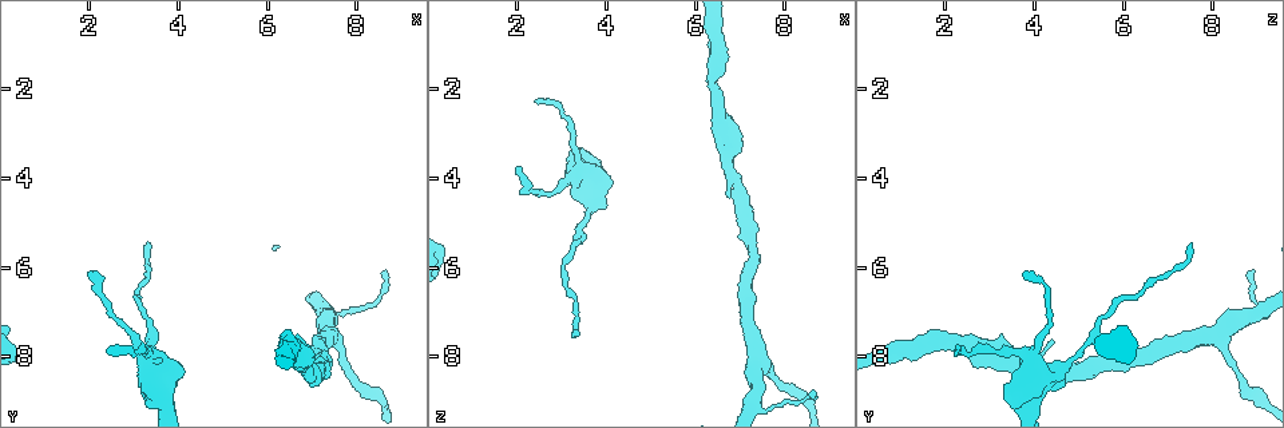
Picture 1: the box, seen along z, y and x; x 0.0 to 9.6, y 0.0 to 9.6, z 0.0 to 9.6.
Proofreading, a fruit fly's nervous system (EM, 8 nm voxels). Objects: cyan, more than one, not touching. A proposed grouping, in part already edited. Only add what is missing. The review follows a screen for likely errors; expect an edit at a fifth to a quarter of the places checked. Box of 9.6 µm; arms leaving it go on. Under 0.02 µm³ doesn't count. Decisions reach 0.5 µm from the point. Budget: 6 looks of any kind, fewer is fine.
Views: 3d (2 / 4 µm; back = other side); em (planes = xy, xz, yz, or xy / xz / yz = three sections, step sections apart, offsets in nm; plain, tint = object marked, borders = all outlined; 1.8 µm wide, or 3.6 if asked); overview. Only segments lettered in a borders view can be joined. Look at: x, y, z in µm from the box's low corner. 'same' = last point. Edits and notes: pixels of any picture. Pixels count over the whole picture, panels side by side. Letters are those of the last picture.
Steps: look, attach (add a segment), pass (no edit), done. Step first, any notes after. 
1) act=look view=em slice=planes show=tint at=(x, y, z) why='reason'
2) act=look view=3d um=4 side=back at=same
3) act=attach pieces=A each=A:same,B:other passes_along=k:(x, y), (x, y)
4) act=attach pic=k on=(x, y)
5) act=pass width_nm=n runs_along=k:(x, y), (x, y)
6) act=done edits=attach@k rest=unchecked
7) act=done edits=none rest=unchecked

act=look view=em slice=planes show=borders at=(3.35, 5.40, 7.50) why='tapers out'

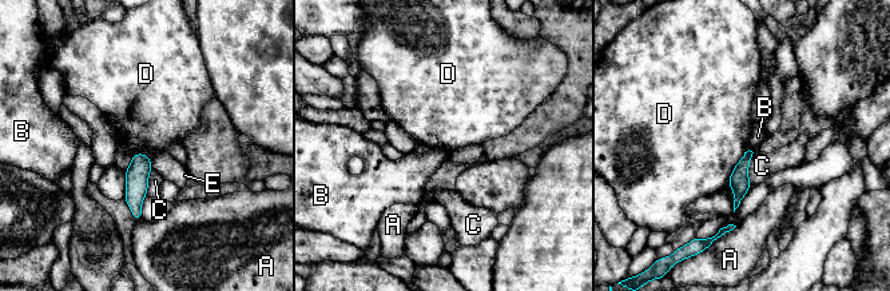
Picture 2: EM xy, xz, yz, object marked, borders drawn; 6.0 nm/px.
act=pass each=A:other,B:other,C:other,D:other,E:other found='no lettered segment goes on from it'

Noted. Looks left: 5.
act=look view=em slice=xz step=16 show=borders at=(2.40, 7.85, 2.20) why='tapers out'

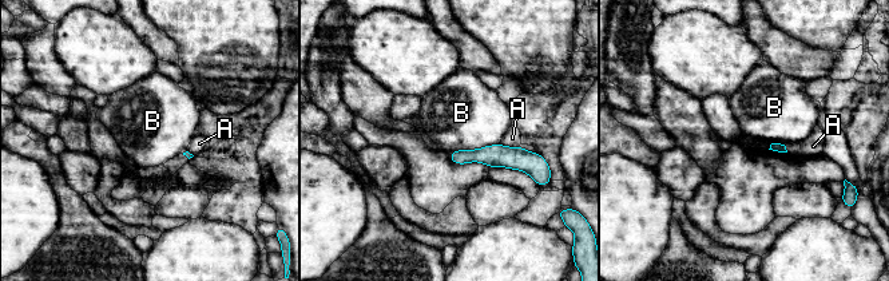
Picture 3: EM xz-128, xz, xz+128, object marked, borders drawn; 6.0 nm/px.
act=pass width_nm=90 each=A:other,B:other found='no lettered segment goes on from it'

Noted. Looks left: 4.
act=look view=3d um=4 at=(2.95, 7.45, 4.20) why='thick turns thin'

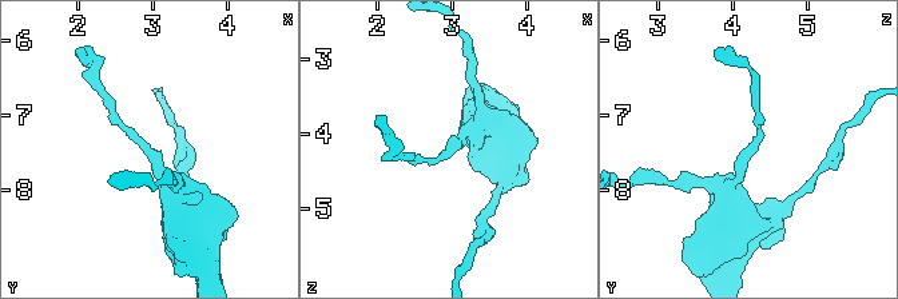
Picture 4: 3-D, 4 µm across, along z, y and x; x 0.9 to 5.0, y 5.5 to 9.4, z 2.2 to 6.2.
act=look view=em slice=yz step=16 show=tint at=(3.00, 7.50, 4.20) why='need the tissue'

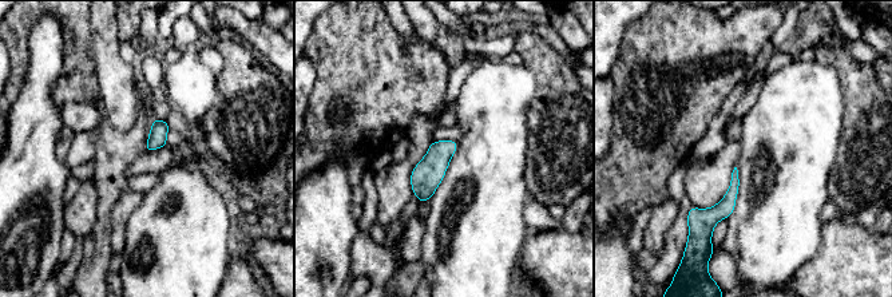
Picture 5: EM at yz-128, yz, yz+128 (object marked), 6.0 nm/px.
act=look view=em slice=planes show=borders at=same

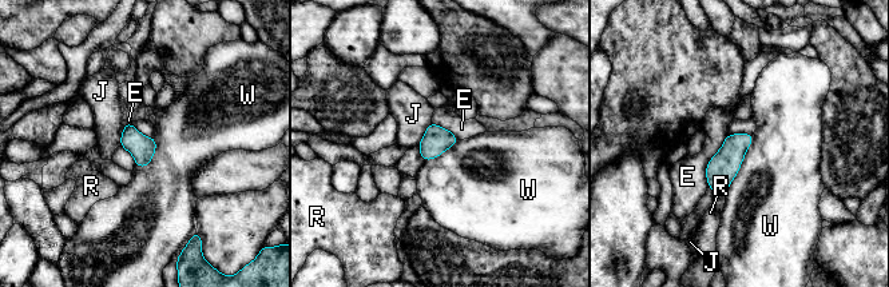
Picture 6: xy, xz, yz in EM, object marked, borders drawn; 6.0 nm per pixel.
act=pass each=E:other,J:other,R:other,W:other border=6:(753, 135), (753, 142), (726, 191) found='no lettered segment goes on from it'

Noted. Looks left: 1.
act=done edits=none rest=unchecked

